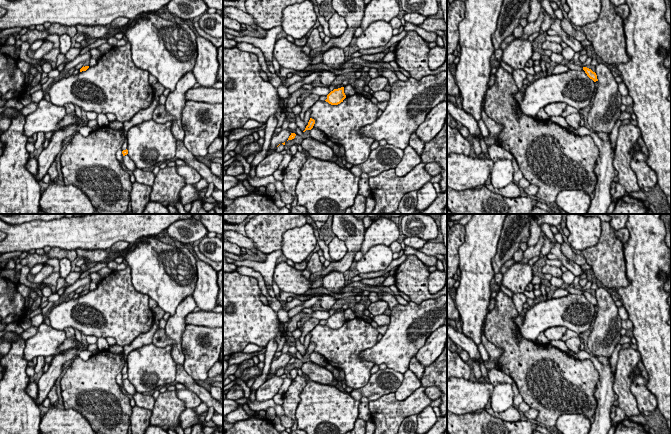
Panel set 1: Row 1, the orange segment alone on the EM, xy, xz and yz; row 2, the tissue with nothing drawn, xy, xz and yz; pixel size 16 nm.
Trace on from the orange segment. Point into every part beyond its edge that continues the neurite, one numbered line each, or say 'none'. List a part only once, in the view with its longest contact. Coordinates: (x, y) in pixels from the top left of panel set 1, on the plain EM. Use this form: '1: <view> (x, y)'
none

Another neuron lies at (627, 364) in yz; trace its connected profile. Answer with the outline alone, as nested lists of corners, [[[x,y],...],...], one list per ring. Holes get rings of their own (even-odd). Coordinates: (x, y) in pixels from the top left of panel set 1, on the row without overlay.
[[[630,347],[619,351],[613,390],[618,395],[619,407],[629,418],[641,414],[636,398],[630,390],[632,374],[641,375],[641,370],[638,367],[640,361],[642,360],[638,350]]]

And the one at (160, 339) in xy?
[[[159,328],[153,336],[152,343],[157,347],[166,347],[170,344],[175,344],[175,340],[167,337],[165,329]]]

